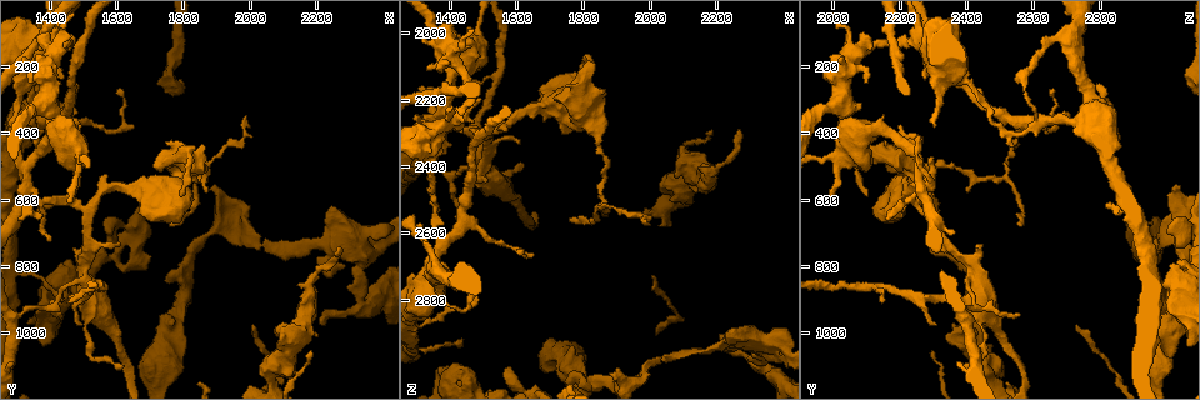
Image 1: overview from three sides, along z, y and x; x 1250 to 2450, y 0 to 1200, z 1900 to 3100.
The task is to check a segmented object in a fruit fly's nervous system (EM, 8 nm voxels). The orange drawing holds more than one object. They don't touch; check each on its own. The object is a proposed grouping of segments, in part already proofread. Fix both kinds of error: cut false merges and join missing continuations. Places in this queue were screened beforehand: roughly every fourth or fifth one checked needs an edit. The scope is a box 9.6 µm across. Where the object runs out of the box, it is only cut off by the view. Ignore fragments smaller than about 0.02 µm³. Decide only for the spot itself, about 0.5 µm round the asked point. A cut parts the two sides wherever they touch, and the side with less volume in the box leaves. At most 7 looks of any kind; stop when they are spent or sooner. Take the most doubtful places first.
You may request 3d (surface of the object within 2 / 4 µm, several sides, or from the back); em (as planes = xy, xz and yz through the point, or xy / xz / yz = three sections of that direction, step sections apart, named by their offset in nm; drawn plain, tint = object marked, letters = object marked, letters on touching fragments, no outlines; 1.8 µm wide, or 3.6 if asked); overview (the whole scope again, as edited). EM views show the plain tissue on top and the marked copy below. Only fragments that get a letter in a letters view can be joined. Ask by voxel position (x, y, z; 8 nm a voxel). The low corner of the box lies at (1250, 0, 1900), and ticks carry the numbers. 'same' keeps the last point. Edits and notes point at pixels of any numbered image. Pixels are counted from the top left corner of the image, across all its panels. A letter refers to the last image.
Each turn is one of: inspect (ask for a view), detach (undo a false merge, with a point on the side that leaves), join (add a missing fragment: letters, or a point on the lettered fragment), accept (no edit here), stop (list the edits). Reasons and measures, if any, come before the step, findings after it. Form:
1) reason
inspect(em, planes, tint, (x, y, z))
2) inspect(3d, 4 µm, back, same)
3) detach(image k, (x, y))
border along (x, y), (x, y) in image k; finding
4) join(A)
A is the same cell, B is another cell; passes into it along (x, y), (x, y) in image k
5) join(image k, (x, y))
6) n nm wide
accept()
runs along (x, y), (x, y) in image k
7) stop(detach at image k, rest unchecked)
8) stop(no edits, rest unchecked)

four-way junction
inspect(em, 3.6 µm, xz, step 16, tint, (2390, 890, 3030))

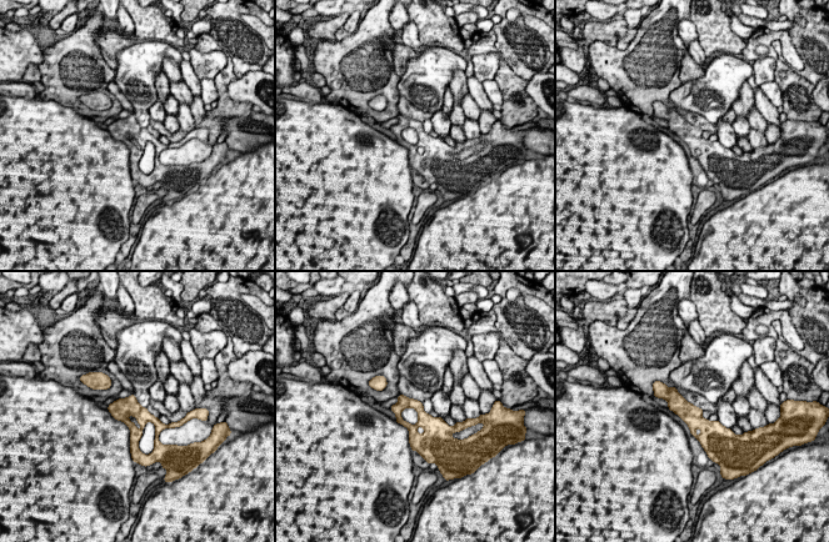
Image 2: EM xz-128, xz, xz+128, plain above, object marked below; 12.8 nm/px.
another direction
inspect(em, 3.6 µm, planes, tint, same)

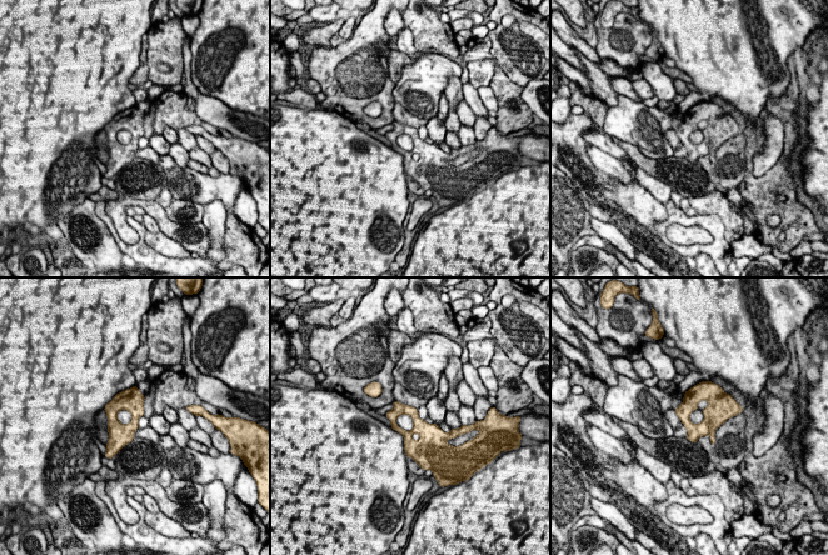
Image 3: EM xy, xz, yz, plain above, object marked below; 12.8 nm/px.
inspect(em, 3.6 µm, planes, letters, same)

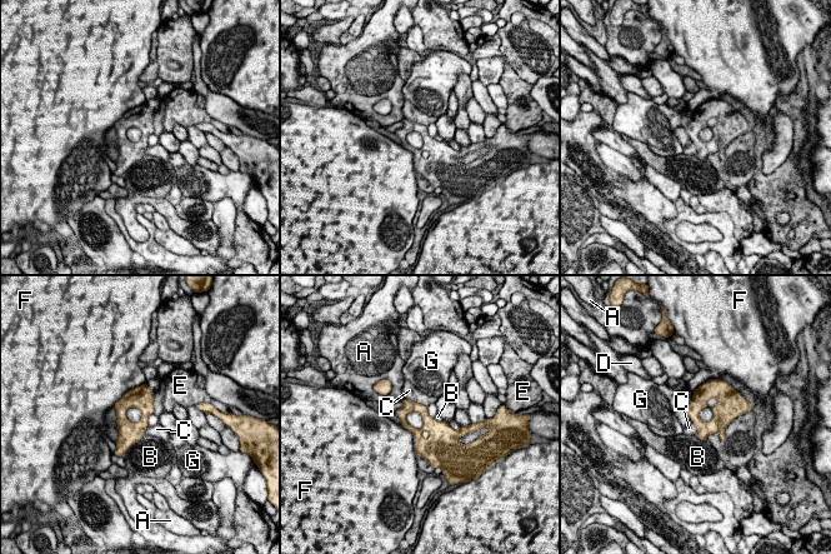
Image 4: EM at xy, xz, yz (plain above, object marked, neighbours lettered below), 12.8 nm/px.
190 nm wide
accept()
A, B, C, D, E, F and G are other cells; border along (684, 407), (695, 427), (695, 434) in image 4; one neuron here

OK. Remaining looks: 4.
two arms in line, one across
inspect(3d, 2 µm, (1340, 560, 2260))

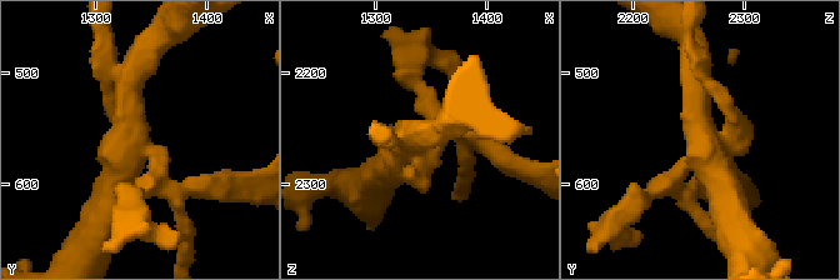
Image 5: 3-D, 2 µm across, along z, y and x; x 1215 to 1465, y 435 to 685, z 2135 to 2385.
inspect(em, yz, step 4, tint, (1332, 558, 2262))

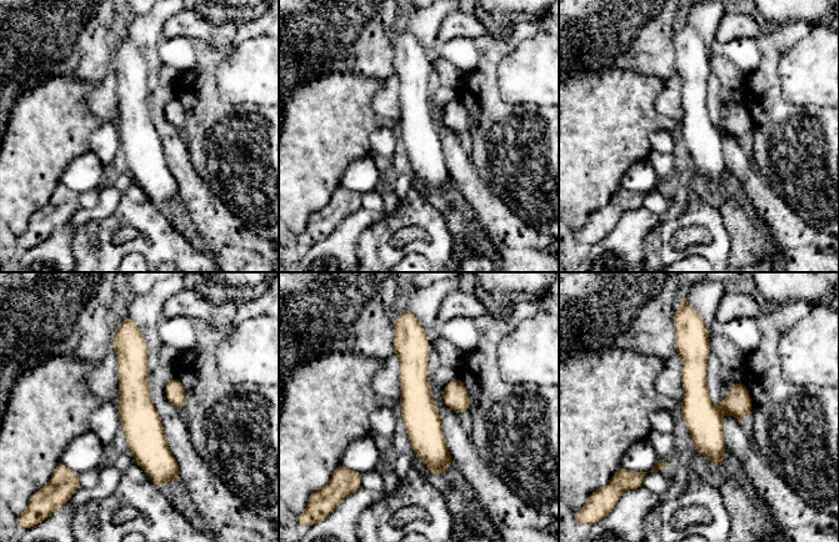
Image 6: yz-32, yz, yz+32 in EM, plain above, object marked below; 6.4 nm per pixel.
another direction
inspect(em, planes, letters, same)

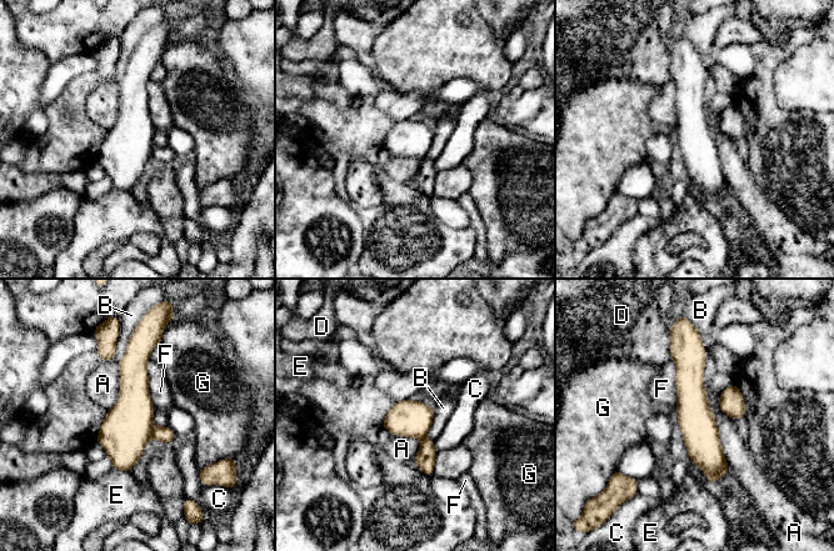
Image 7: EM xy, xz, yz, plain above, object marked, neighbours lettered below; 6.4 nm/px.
detach(image 7, (126, 429))
A, B, C, D, E, F and G are other cells; the part that leaves runs along (689, 344), (689, 387), (712, 479) in image 7; two neurons meet here

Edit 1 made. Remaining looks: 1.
free end
inspect(em, planes, letters, (1360, 390, 2580))

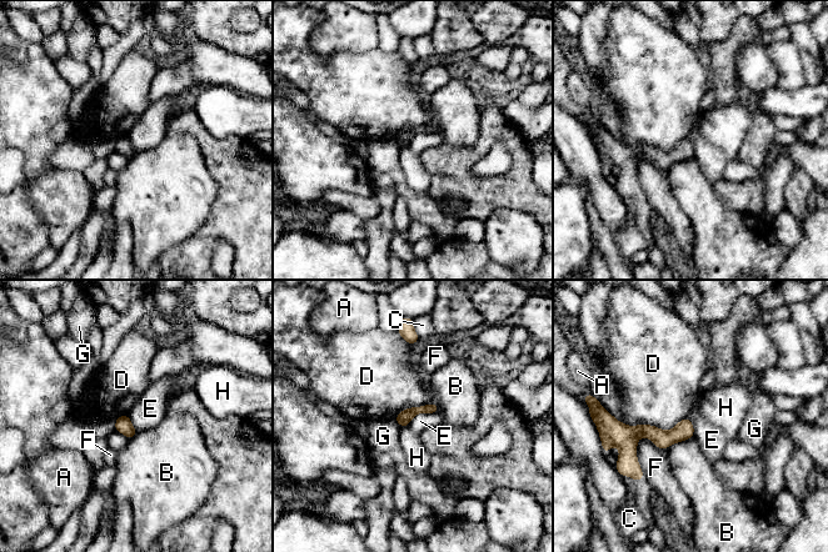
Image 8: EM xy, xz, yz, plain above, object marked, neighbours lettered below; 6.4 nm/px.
accept()
A, B, C, D, E, F, G and H are other cells; border along (438, 411), (418, 412), (408, 425) in image 8; no lettered fragment goes on from it

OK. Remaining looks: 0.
stop(detach at image 7, rest unchecked)

